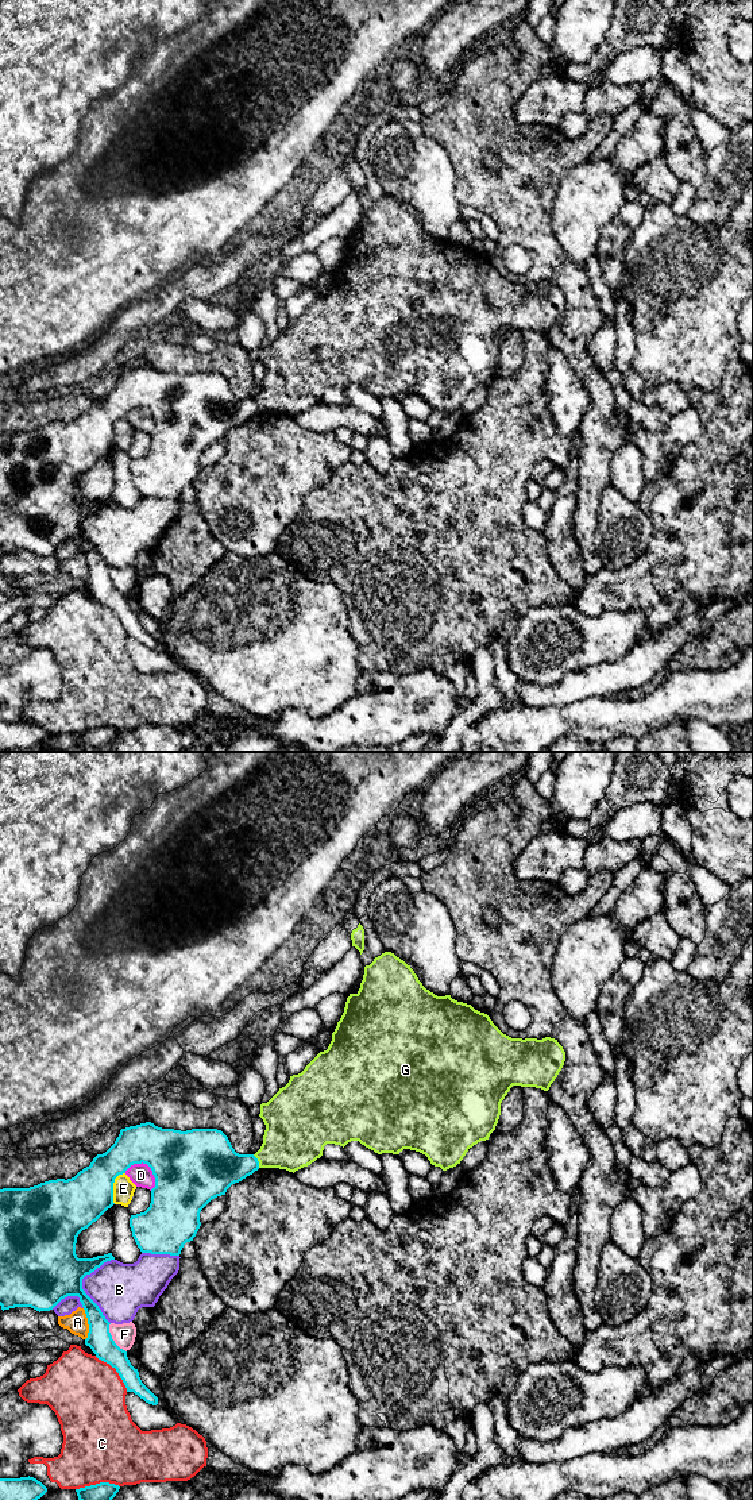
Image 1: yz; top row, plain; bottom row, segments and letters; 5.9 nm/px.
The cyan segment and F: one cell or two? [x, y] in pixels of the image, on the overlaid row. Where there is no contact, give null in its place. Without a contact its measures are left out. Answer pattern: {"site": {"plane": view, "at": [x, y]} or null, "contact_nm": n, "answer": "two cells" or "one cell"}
{"site": {"plane": "yz", "at": [111, 1338]}, "contact_nm": 200, "answer": "two cells"}

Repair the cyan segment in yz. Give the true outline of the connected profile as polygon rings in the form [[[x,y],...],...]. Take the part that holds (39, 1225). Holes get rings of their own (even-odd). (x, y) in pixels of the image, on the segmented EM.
[[[146,1122],[121,1129],[115,1144],[72,1179],[0,1189],[0,1306],[3,1311],[31,1307],[40,1312],[53,1310],[67,1296],[78,1296],[89,1324],[85,1345],[99,1360],[116,1369],[127,1392],[157,1405],[158,1397],[142,1383],[127,1351],[112,1339],[111,1323],[82,1289],[82,1279],[115,1257],[112,1253],[93,1258],[78,1258],[76,1254],[78,1234],[115,1204],[115,1179],[131,1165],[142,1162],[151,1168],[155,1187],[151,1189],[150,1207],[130,1218],[132,1237],[142,1253],[170,1256],[179,1256],[184,1245],[193,1241],[201,1226],[200,1212],[212,1199],[225,1195],[232,1184],[259,1169],[258,1158],[236,1153],[221,1130],[181,1131]]]

